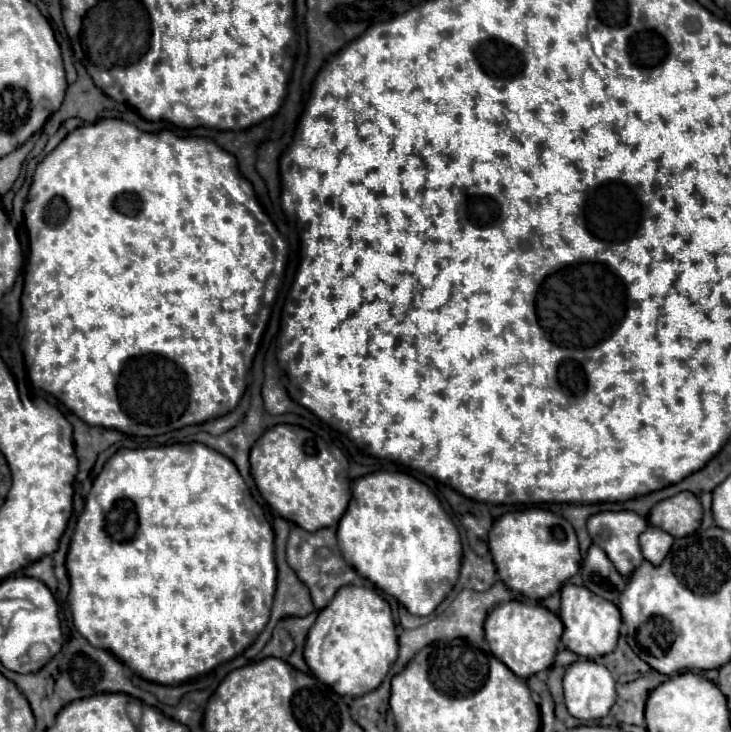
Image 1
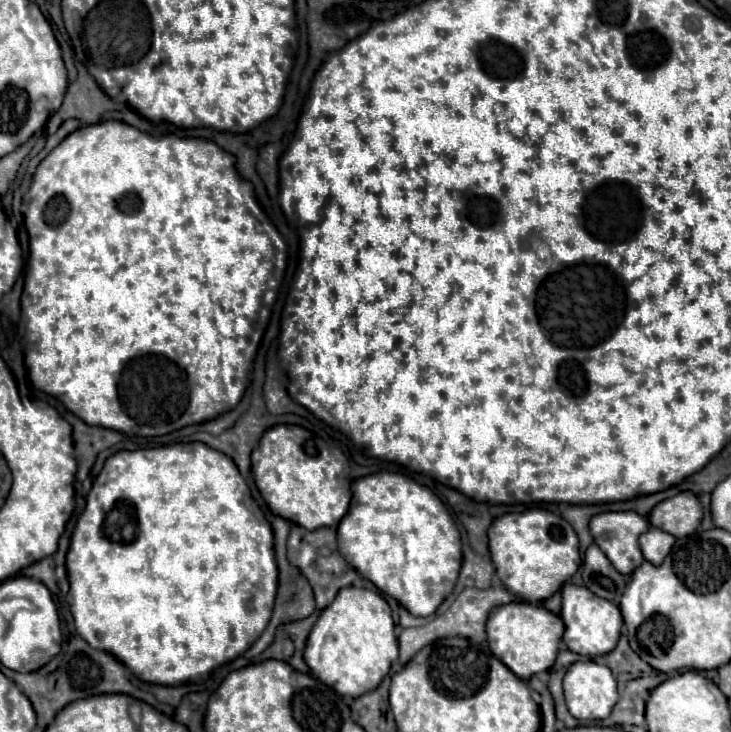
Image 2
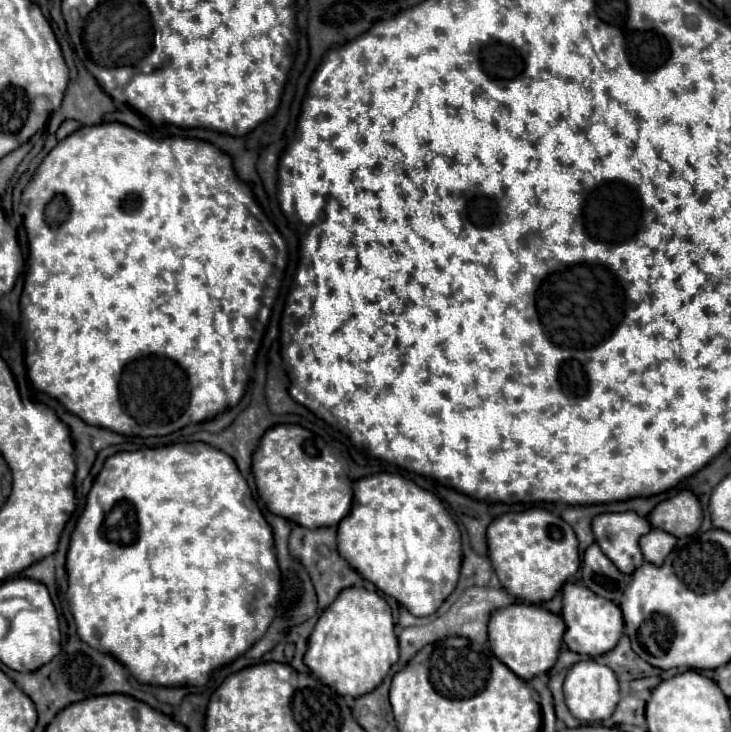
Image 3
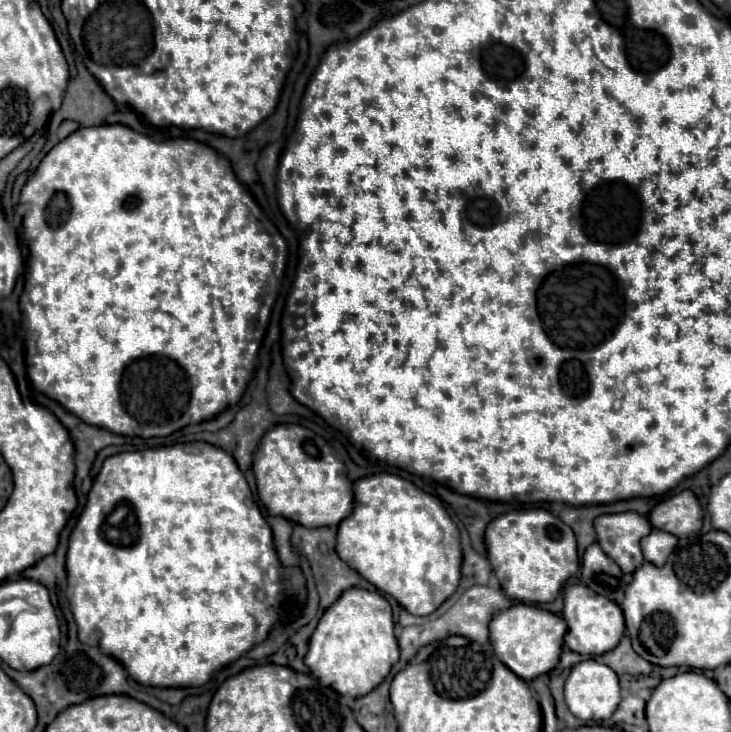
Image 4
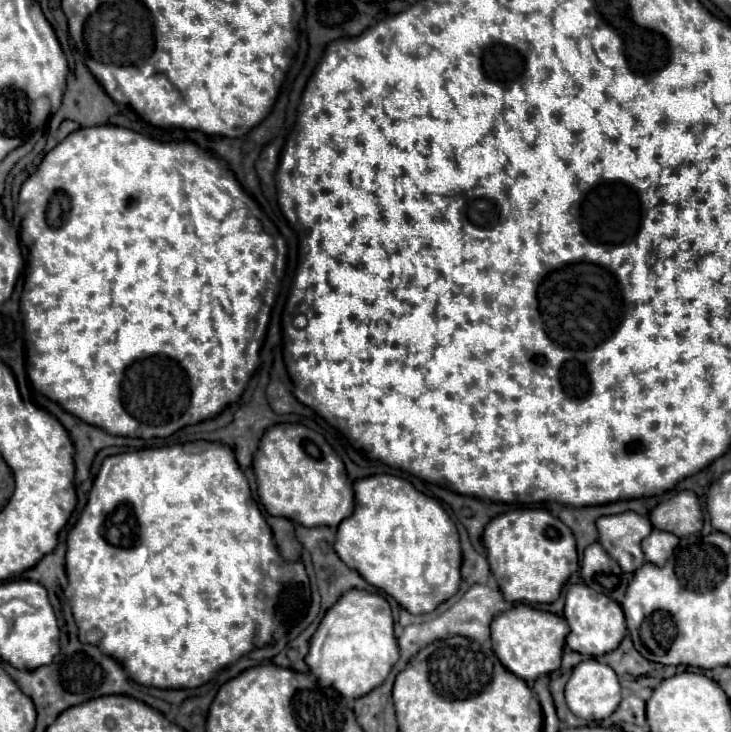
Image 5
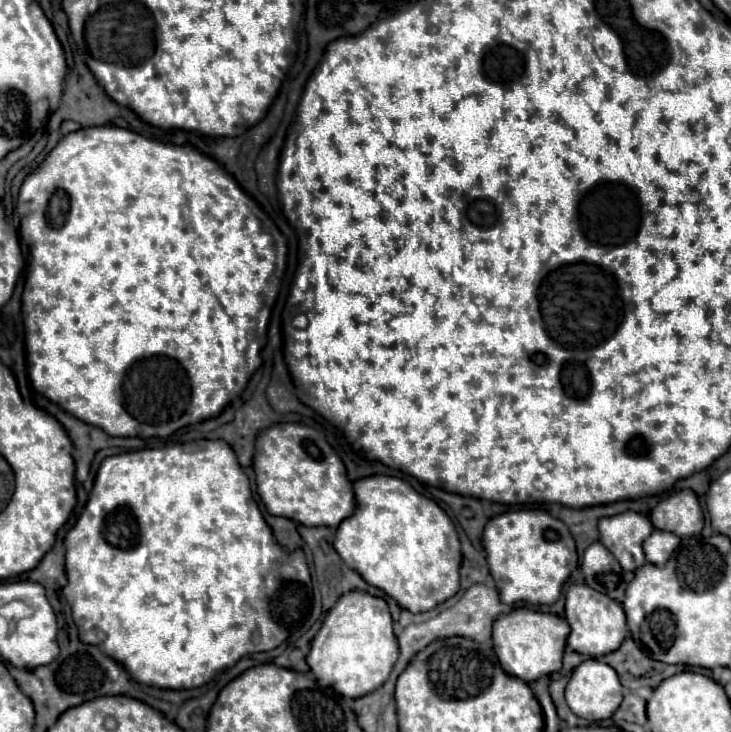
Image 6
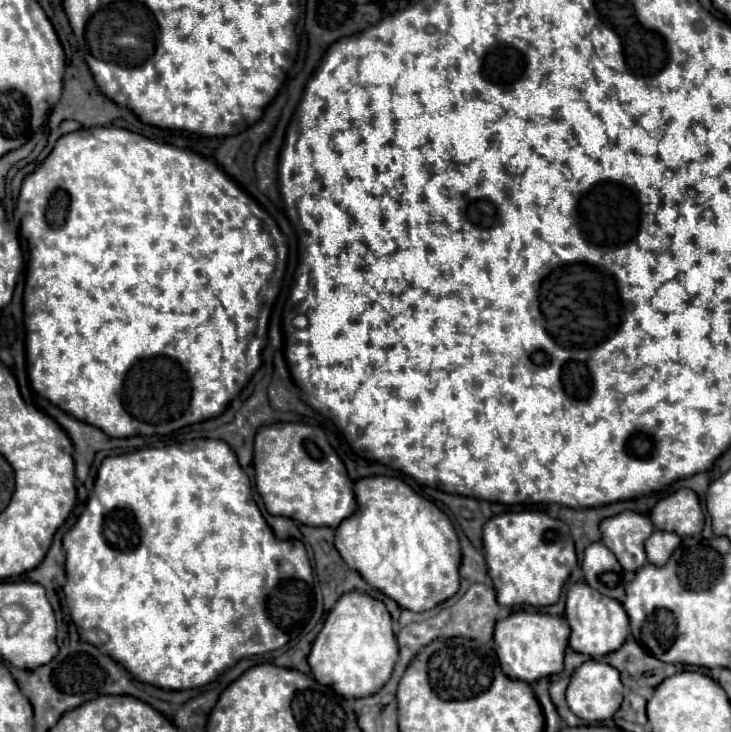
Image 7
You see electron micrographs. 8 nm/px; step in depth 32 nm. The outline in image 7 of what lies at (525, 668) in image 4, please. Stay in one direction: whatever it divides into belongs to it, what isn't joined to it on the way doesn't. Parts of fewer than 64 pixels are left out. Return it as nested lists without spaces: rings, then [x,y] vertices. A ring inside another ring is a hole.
[[[514,612],[506,620],[496,624],[494,650],[500,660],[502,672],[512,680],[536,682],[544,676],[560,674],[564,670],[564,654],[568,646],[570,626],[562,616],[550,616],[540,612]]]

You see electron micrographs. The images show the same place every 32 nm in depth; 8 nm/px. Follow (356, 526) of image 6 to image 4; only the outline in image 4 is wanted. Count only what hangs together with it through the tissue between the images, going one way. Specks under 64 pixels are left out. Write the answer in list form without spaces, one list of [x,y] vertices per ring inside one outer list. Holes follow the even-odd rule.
[[[374,474],[374,476],[366,476],[366,478],[360,478],[354,482],[354,512],[342,520],[340,528],[338,528],[338,538],[336,538],[336,552],[338,556],[354,570],[360,572],[360,576],[364,580],[368,580],[370,584],[374,584],[378,590],[390,594],[392,598],[396,598],[410,614],[414,616],[426,616],[426,614],[432,614],[446,598],[450,598],[456,588],[458,588],[458,582],[460,582],[460,564],[462,564],[462,550],[460,550],[460,534],[458,534],[458,528],[456,524],[452,522],[452,518],[448,516],[448,512],[444,510],[442,502],[436,498],[436,496],[430,496],[422,490],[418,490],[410,480],[404,480],[396,474]]]

